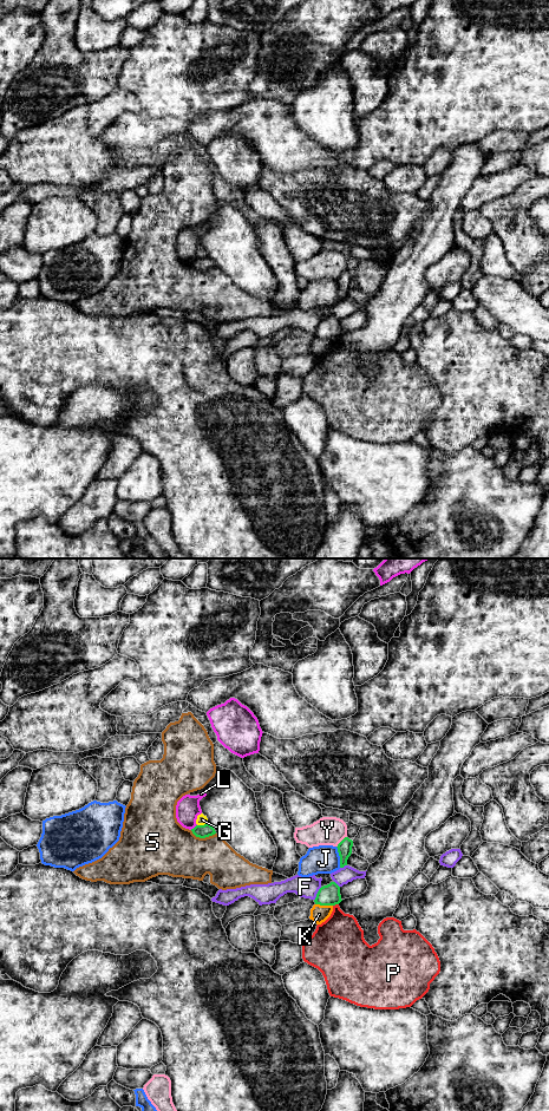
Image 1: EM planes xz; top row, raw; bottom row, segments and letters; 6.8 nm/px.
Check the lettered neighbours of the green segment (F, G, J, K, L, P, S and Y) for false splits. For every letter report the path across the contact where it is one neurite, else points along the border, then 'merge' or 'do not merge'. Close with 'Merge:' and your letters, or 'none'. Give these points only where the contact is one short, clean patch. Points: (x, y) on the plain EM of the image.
F: do not merge
G: border along xz (207, 255), (197, 259); do not merge
J: do not merge
K: border along xz (315, 337), (332, 339); do not merge
L: do not merge
P: do not merge
S: do not merge
Y: do not merge
Merge: none

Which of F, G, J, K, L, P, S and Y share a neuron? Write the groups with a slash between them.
F / G / J / K / L / P / S / Y

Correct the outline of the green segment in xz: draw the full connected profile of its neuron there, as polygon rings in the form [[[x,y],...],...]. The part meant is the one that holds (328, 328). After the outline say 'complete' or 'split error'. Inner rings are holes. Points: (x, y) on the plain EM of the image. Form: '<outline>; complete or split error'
[[[335,315],[321,320],[314,333],[315,338],[320,339],[335,339],[341,334],[340,320]]]; complete

